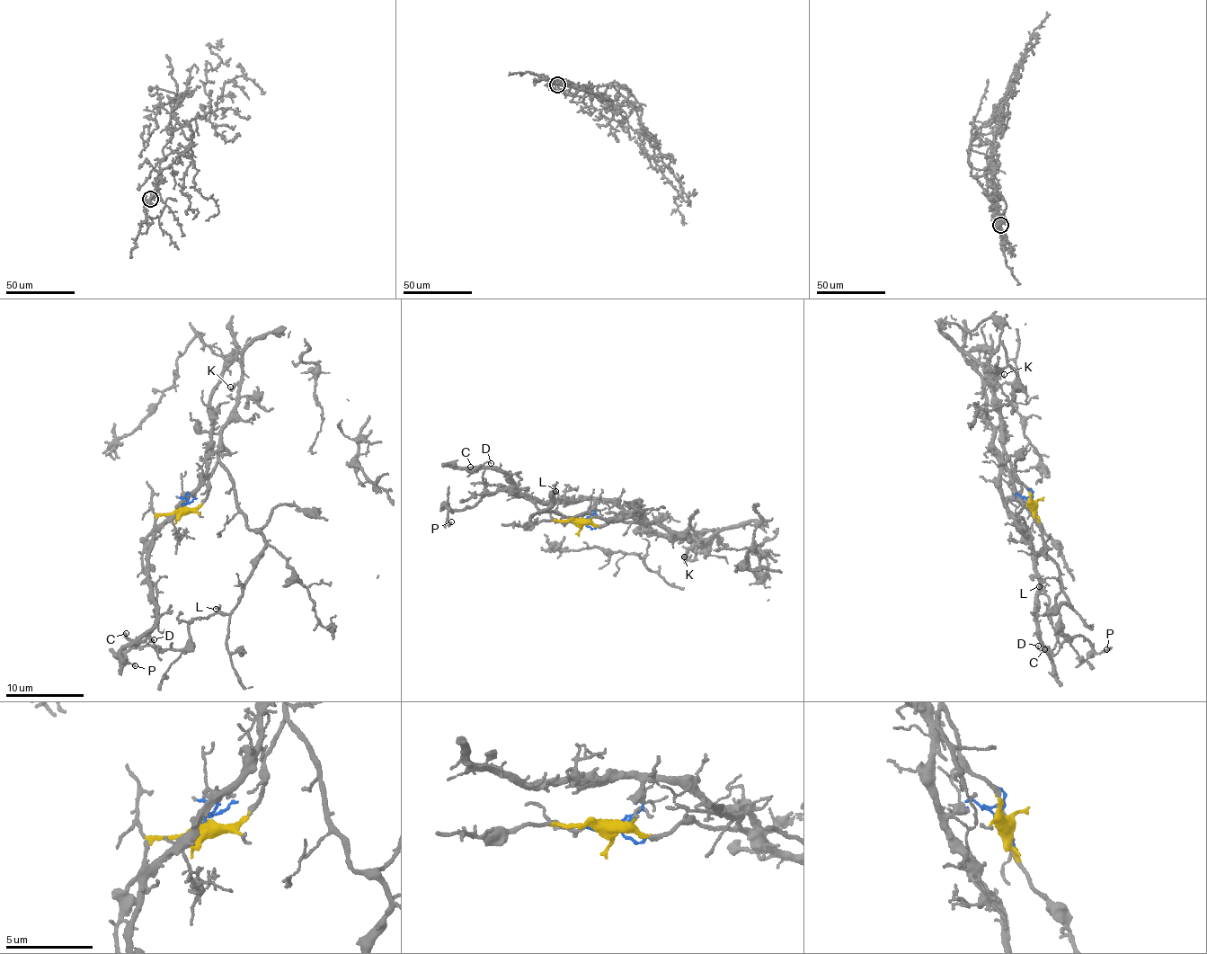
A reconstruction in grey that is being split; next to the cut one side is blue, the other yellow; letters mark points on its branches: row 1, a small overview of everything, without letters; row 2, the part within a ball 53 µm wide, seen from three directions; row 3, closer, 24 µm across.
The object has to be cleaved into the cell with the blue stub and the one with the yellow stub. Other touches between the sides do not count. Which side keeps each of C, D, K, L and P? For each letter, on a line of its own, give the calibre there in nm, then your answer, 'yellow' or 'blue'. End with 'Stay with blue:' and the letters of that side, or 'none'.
C: 150 nm | blue
D: 100 nm | blue
K: 140 nm | yellow
L: 110 nm | yellow
P: 140 nm | yellow
Stay with blue: C, D

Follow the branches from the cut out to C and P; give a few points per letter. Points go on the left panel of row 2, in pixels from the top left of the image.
C: (179, 510), (184, 505), (185, 495), (154, 537), (149, 573), (155, 623), (141, 637), (128, 641), (125, 632)
P: (179, 510), (199, 507), (218, 463), (262, 552), (230, 611), (195, 620), (181, 648), (130, 648), (135, 666)

